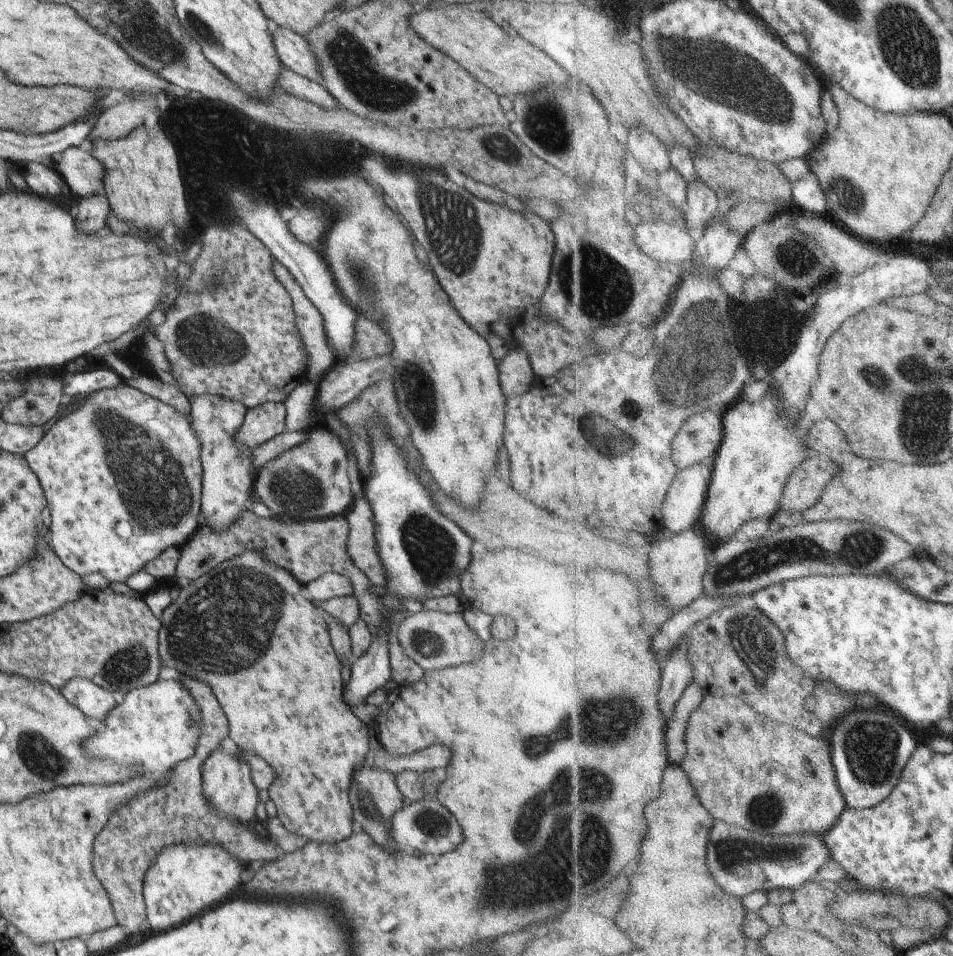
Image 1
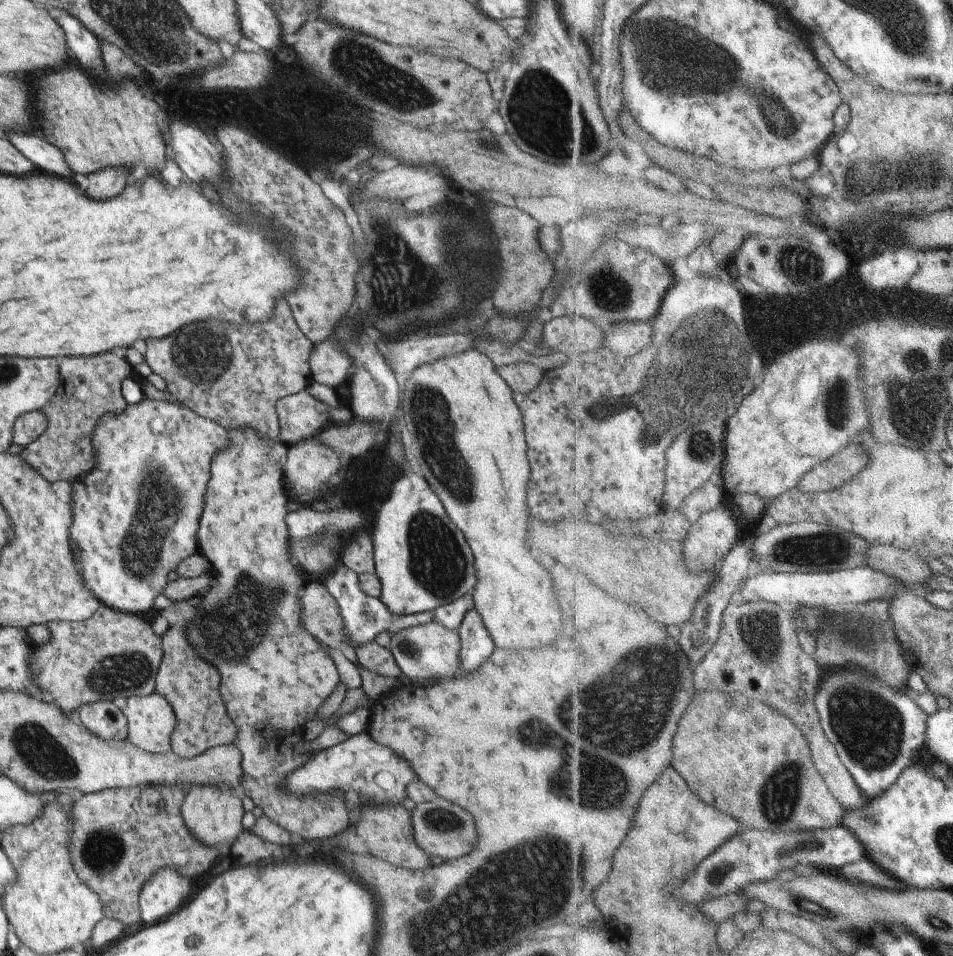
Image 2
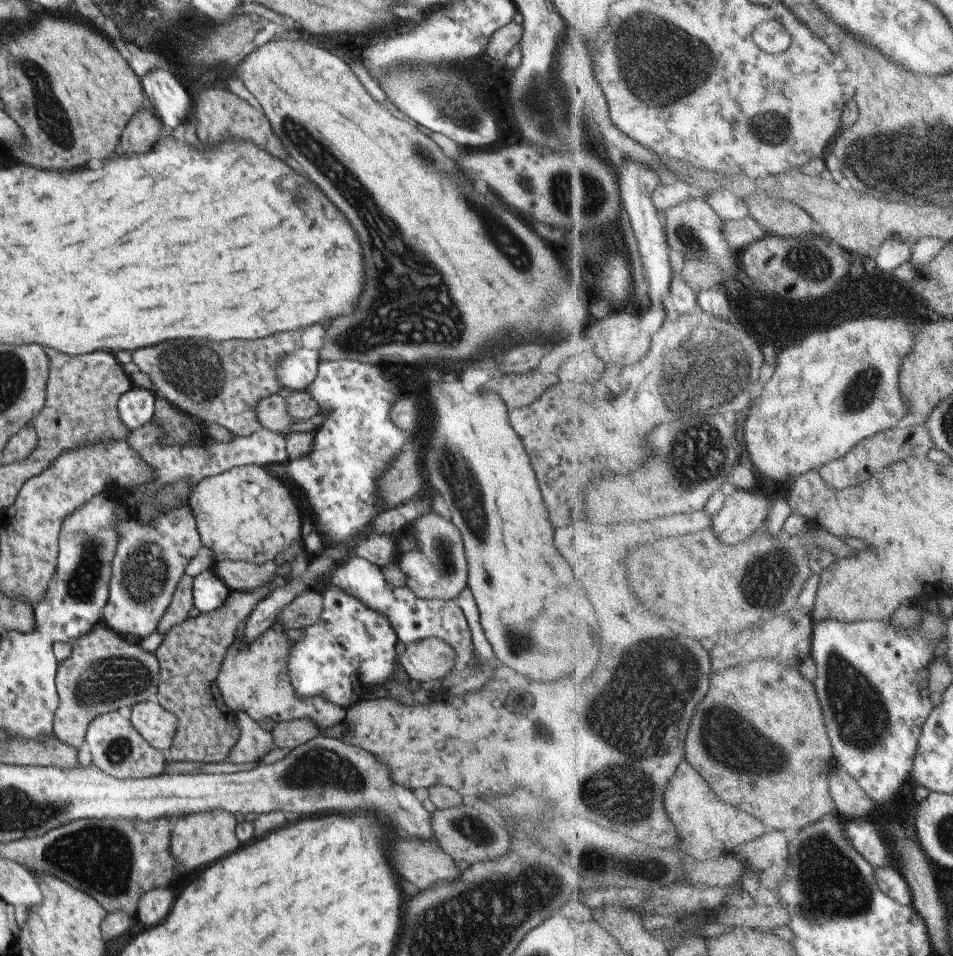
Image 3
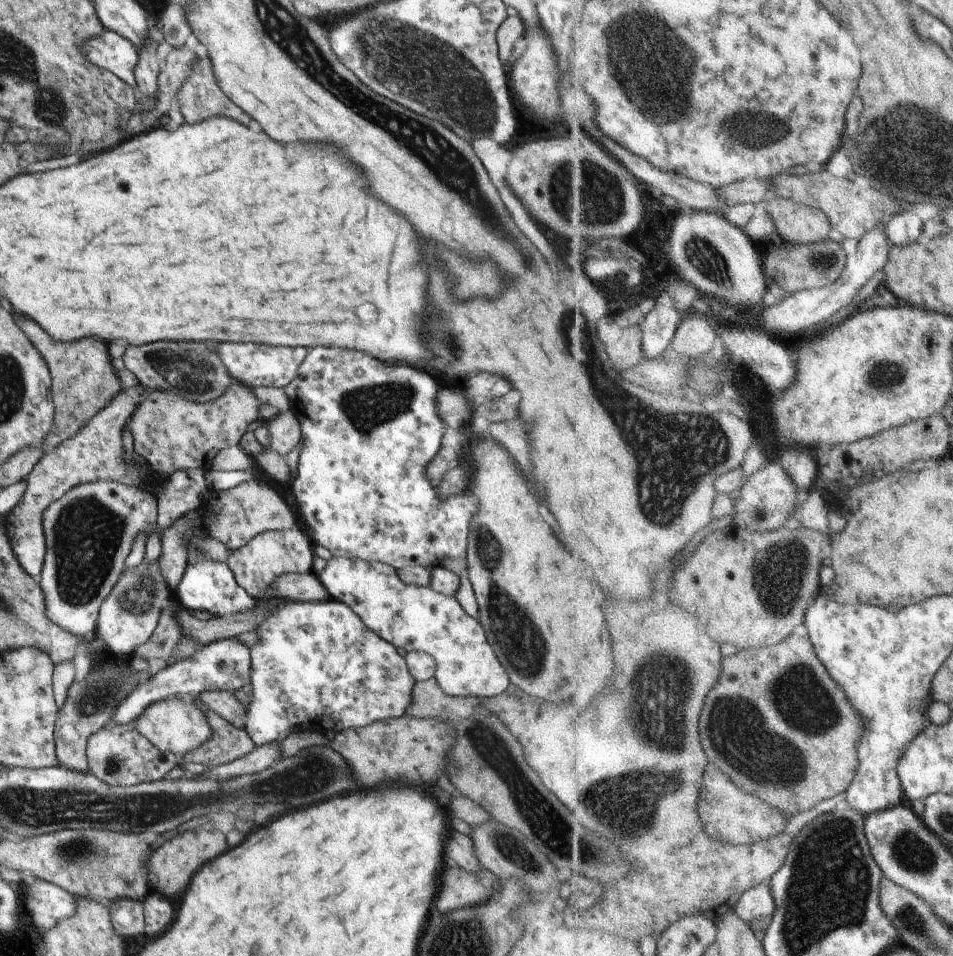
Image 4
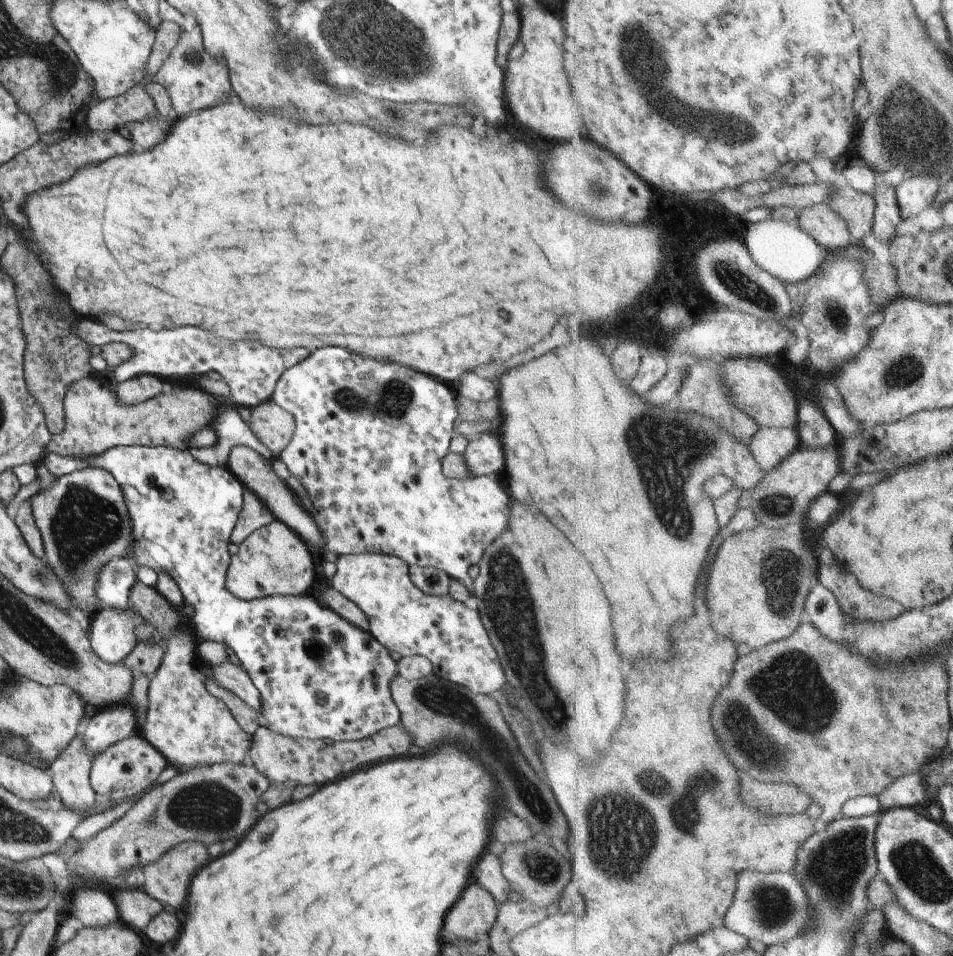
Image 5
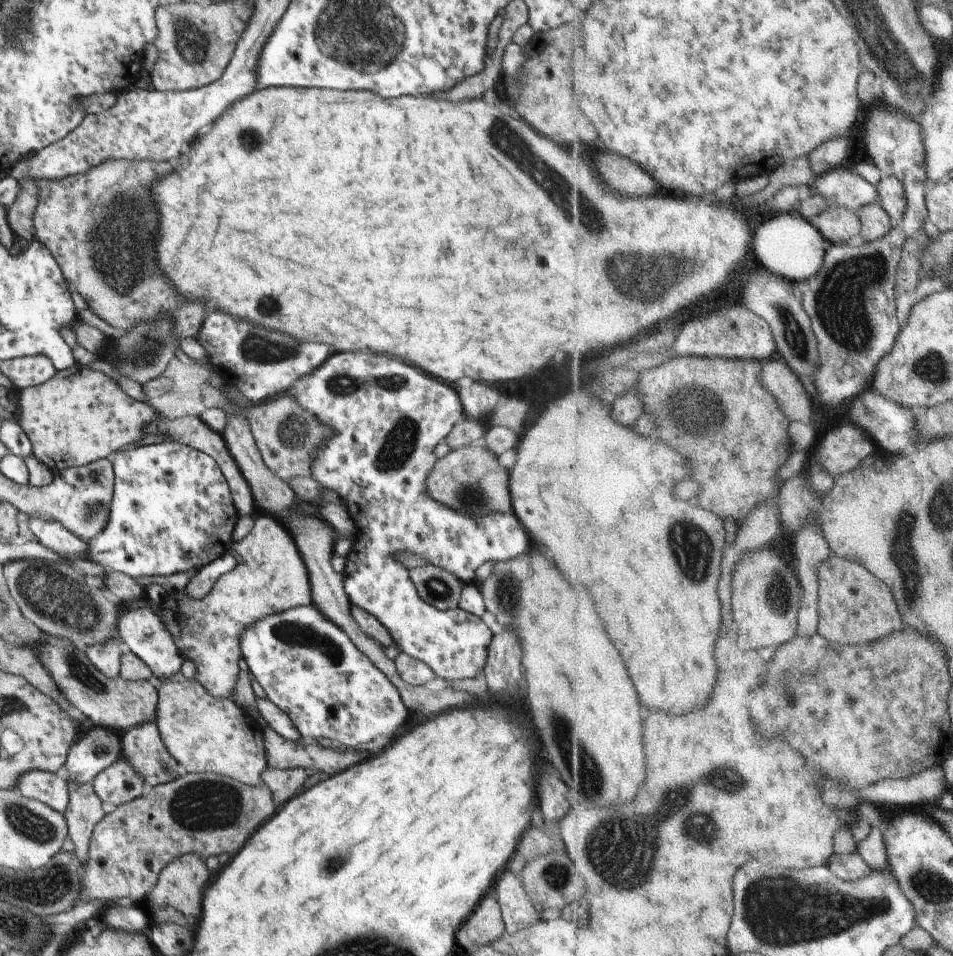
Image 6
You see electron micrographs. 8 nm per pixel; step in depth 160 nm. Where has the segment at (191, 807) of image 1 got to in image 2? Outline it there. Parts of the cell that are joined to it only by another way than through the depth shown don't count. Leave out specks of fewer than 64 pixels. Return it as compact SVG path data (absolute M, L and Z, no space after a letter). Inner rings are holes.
M182 620L177 625L171 627L161 636L162 658L158 665L156 680L154 683L154 691L167 700L167 704L171 706L176 718L175 728L169 736L170 750L179 758L193 758L199 756L201 752L205 752L213 746L232 743L234 738L240 732L240 729L229 720L227 712L225 712L225 704L219 695L219 672L209 666L205 660L201 660L193 648L187 644L185 638L185 626L188 620ZM144 786L86 793L71 806L69 864L77 880L99 898L104 918L115 918L123 927L140 922L138 895L149 876L161 868L173 868L179 876L195 880L195 876L203 874L221 852L218 847L199 844L183 826L179 815L185 795L181 786L153 788L155 798L160 798L155 810L141 808L139 799Z

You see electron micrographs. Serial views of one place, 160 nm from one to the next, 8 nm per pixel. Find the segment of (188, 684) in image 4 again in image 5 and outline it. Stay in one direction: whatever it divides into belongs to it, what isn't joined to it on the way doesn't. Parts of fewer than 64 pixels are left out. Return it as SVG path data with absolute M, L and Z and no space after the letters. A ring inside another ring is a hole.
M196 658L193 664L203 676L203 682L205 682L205 677L210 675L221 688L243 699L255 712L258 712L260 709L259 693L241 665L235 665L229 659L217 665L208 665L199 658ZM123 701L96 712L91 719L79 722L76 732L92 759L99 751L138 729L138 714L134 702Z

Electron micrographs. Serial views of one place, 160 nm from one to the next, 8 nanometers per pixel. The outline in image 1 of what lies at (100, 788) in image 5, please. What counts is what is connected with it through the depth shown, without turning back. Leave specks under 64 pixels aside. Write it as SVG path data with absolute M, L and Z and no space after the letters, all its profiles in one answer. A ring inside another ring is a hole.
M87 677L69 679L59 688L59 692L90 721L102 720L107 711L116 705L109 689L95 684Z

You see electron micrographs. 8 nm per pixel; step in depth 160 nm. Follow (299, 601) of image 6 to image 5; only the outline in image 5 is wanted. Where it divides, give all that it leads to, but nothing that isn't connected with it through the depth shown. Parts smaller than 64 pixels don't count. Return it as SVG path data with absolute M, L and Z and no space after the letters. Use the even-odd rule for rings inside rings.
M273 520L268 525L262 526L251 532L242 543L231 550L230 563L225 570L224 585L235 598L243 600L260 599L267 595L295 596L309 594L310 586L313 584L315 571L313 564L317 562L307 546L293 536L294 532L281 521Z

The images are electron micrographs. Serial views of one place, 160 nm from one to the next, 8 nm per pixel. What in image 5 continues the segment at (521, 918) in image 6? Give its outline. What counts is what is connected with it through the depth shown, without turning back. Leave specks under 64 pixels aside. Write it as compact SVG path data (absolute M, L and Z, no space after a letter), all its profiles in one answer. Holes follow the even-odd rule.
M483 852L483 856L479 856L479 860L473 864L471 872L475 876L475 880L489 892L494 898L497 906L507 899L507 892L511 891L507 881L502 877L499 864L497 864L497 856Z

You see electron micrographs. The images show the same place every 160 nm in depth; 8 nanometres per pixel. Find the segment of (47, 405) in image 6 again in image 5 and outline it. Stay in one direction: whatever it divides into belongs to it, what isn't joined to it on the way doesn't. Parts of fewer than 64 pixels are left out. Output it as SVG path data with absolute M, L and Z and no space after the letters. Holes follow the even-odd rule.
M100 375L81 379L69 385L64 396L62 407L64 412L63 430L56 435L51 435L47 441L48 453L60 457L79 457L85 460L91 455L98 455L115 445L137 445L140 447L171 447L172 449L190 450L189 436L201 428L209 427L214 421L220 408L220 398L197 386L189 384L186 387L177 387L168 393L161 392L153 398L136 405L121 404L114 395L106 381ZM249 489L242 492L242 505L230 532L232 549L247 538L254 530L268 525L273 518L271 511Z

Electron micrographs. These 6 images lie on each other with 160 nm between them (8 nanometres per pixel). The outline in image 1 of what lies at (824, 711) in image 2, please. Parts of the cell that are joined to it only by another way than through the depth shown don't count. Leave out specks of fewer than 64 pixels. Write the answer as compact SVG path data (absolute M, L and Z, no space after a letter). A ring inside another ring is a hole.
M883 706L871 710L856 710L845 716L839 717L831 730L831 744L833 764L838 773L838 783L846 798L848 808L854 811L870 809L881 804L899 784L903 769L909 762L911 755L918 748L917 740L911 730L907 730L905 719L897 716L893 710L885 709Z

